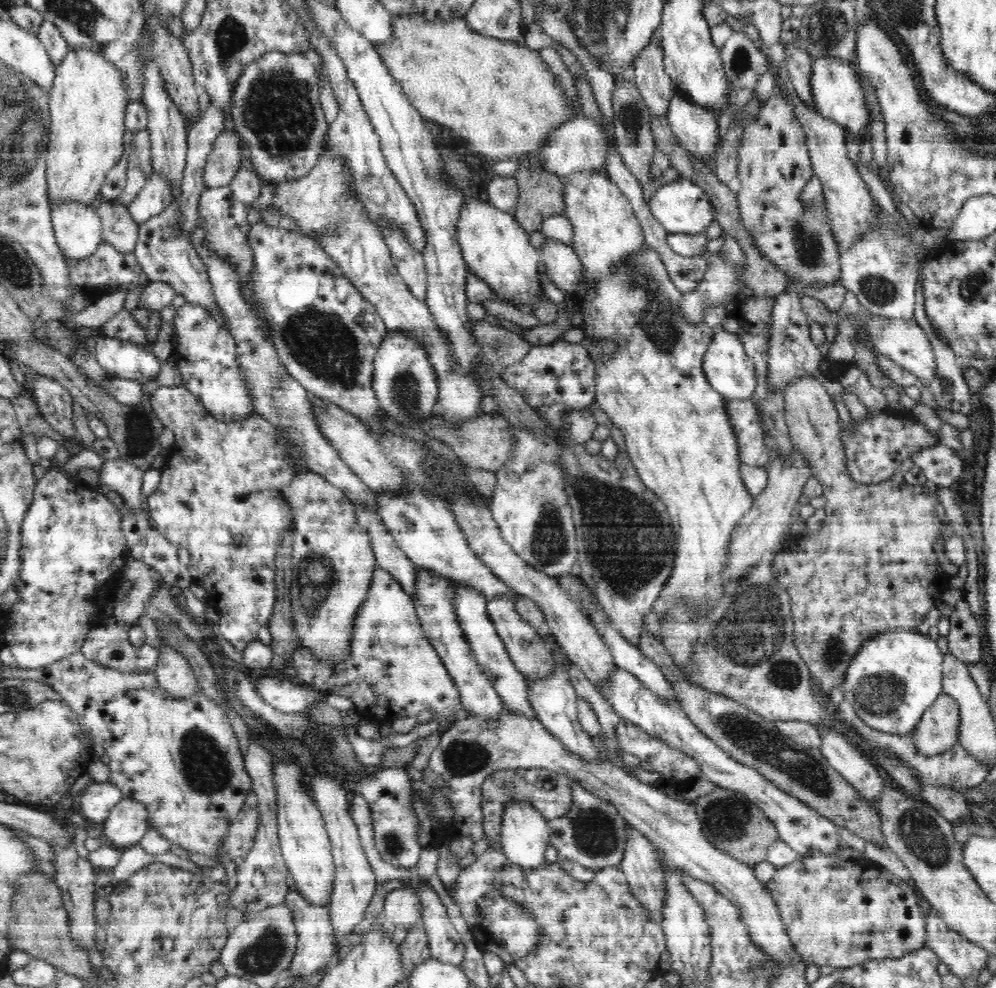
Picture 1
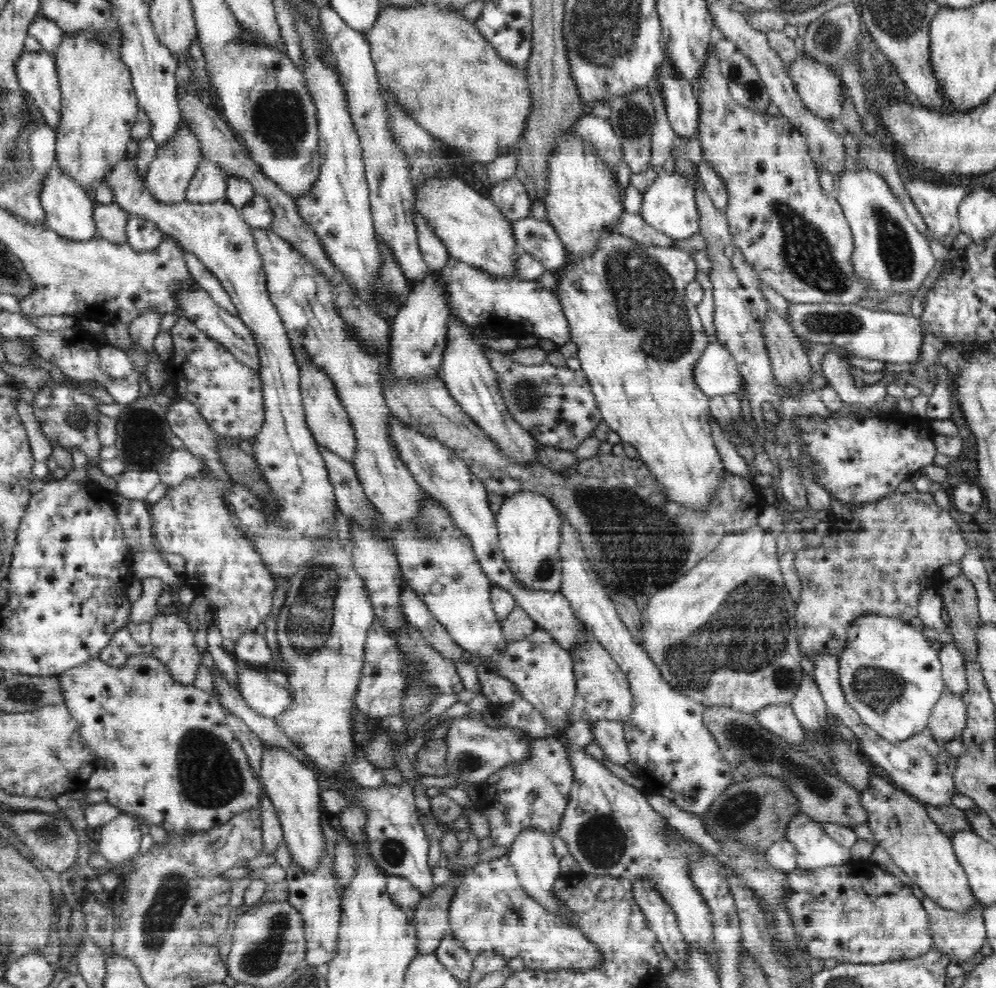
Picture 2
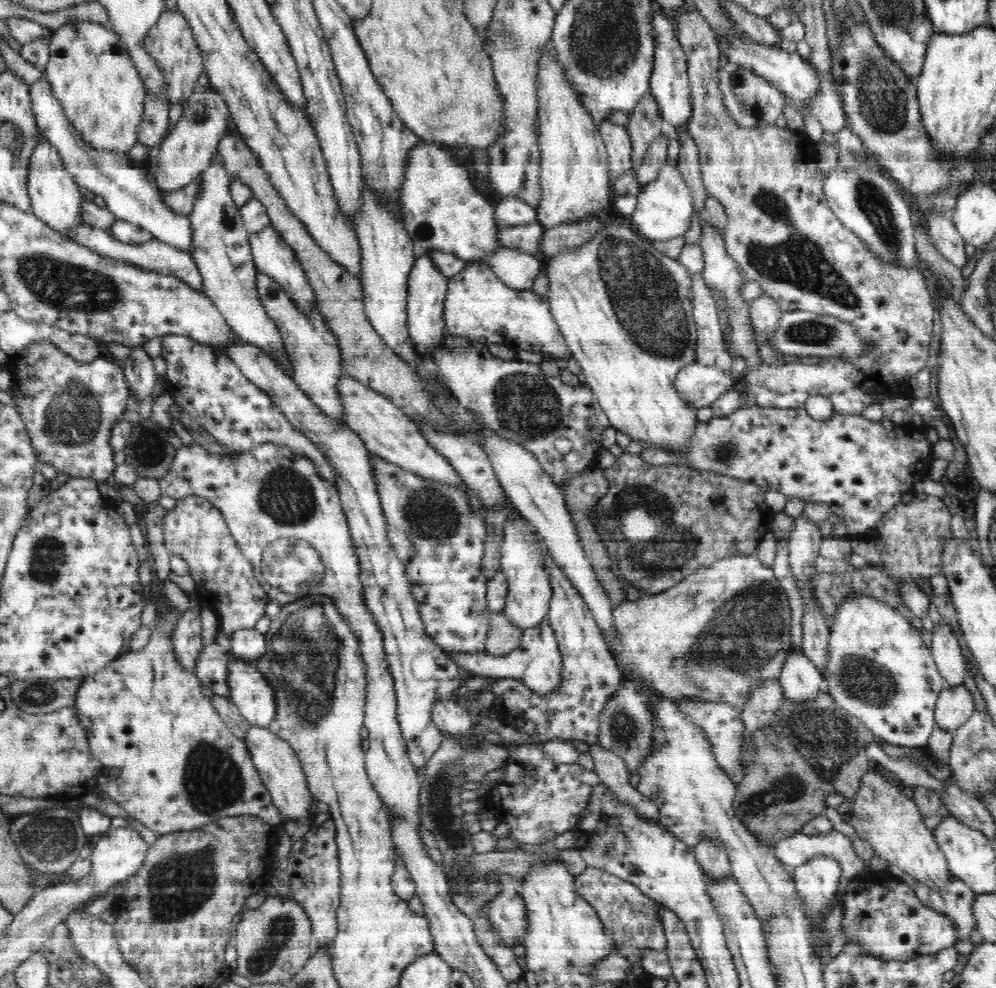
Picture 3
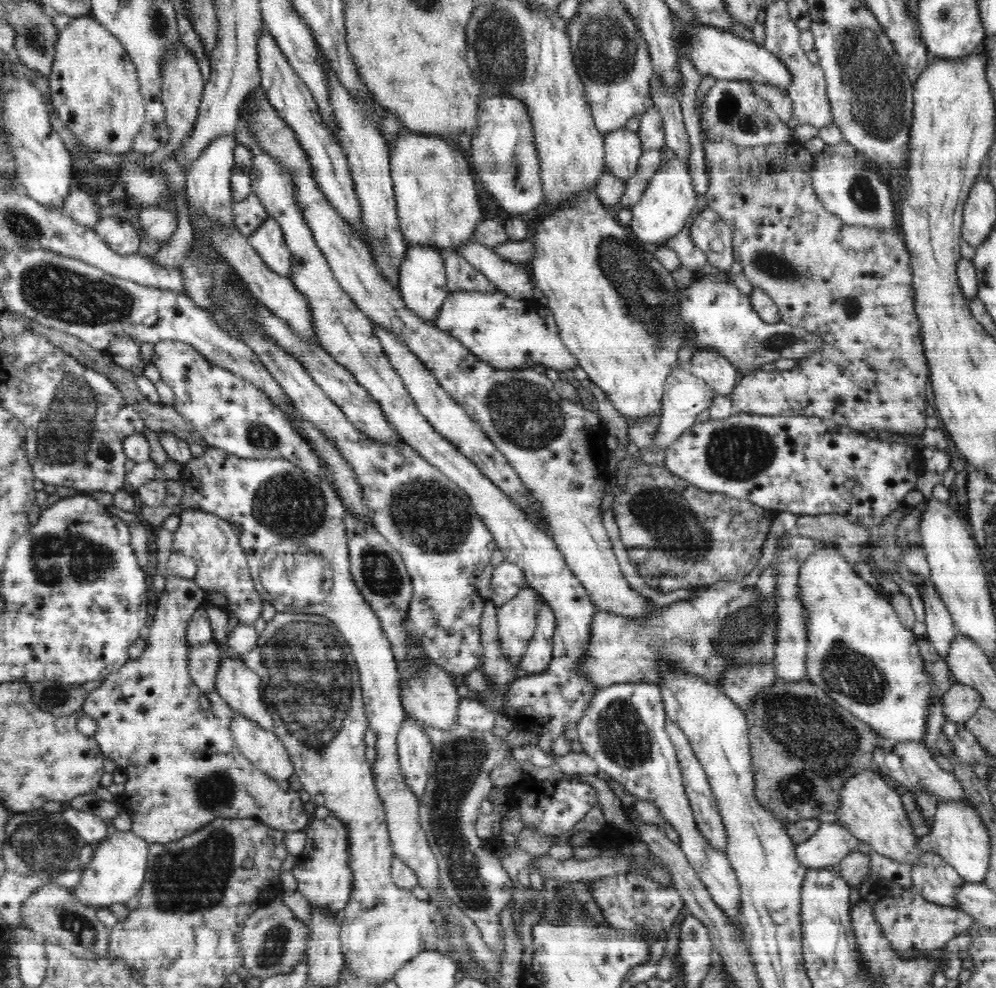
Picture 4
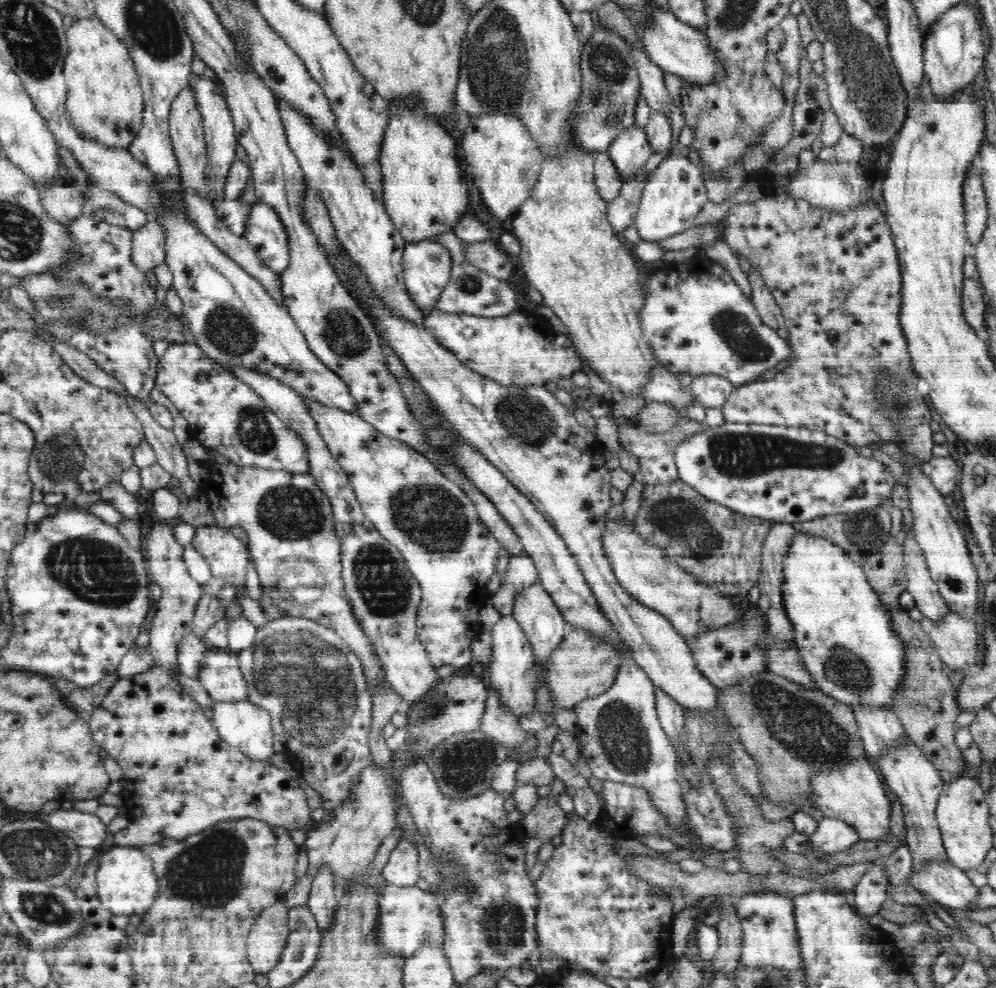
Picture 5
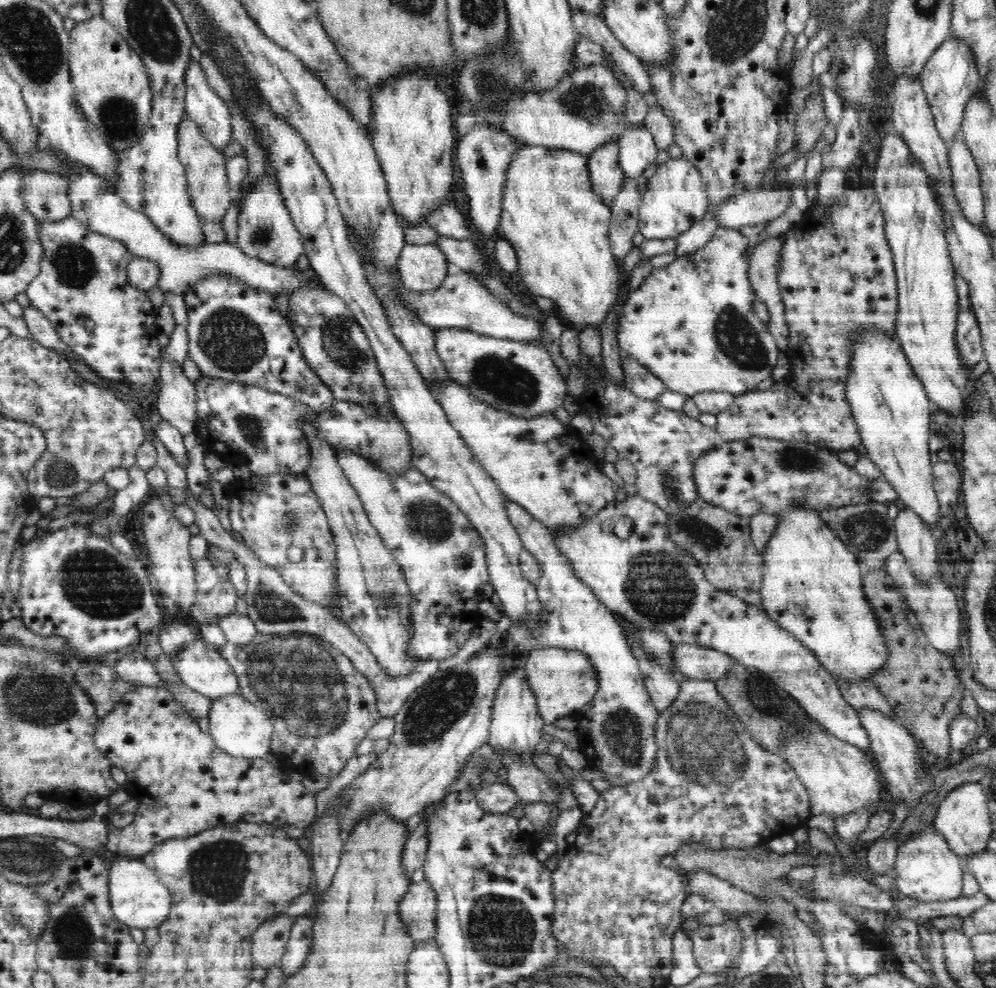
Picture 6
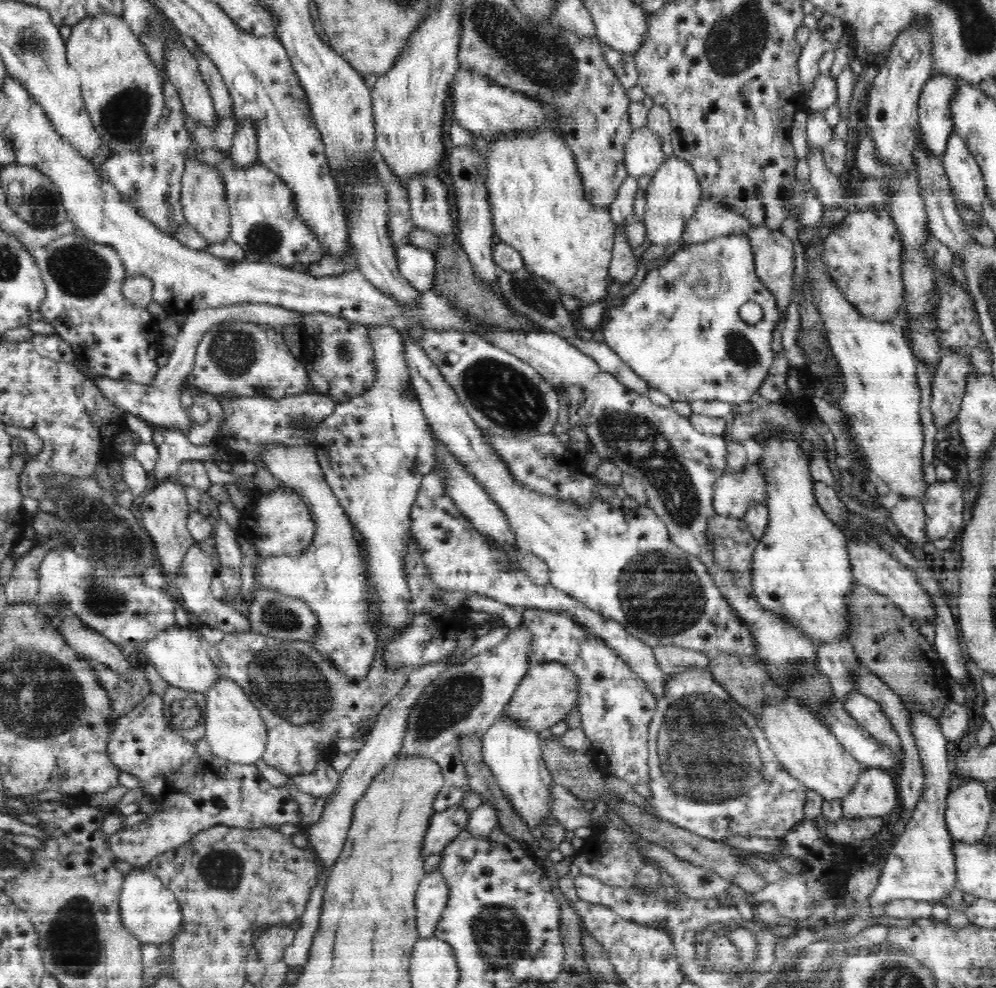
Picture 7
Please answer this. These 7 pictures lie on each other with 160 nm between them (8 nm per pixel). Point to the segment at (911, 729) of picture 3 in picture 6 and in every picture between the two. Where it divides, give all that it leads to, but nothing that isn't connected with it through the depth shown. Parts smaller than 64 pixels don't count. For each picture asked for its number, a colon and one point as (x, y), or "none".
4: (859, 653)
5: (847, 638)
6: (812, 586)

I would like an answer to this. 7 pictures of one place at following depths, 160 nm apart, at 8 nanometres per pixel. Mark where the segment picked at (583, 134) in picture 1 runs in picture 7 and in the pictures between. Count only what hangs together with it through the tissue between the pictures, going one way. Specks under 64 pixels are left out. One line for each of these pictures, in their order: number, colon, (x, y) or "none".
2: (598, 132)
3: (617, 142)
4: (623, 149)
5: (630, 151)
6: (637, 149)
7: (643, 155)

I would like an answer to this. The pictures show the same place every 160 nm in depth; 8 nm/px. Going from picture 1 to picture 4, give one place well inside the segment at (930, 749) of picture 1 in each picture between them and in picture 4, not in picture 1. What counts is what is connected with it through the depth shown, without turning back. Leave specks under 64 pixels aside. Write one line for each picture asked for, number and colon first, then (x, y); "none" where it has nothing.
2: (948, 719)
3: (954, 706)
4: (961, 702)

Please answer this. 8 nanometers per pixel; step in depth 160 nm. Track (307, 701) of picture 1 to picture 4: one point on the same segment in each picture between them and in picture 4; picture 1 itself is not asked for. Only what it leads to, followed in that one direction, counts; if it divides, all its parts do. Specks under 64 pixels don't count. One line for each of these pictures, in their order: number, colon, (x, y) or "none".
2: (267, 693)
3: (249, 691)
4: (238, 685)

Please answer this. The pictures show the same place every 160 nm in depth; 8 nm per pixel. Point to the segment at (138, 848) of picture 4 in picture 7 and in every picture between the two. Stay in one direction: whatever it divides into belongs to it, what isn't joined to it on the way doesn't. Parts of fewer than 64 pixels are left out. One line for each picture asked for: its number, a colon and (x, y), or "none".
5: (126, 884)
6: (138, 898)
7: (150, 911)

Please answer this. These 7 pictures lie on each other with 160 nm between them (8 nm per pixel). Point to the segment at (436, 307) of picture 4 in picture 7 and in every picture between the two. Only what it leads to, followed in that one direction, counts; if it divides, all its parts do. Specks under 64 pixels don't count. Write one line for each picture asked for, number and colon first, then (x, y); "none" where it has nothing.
5: (427, 264)
6: (421, 267)
7: (417, 266)

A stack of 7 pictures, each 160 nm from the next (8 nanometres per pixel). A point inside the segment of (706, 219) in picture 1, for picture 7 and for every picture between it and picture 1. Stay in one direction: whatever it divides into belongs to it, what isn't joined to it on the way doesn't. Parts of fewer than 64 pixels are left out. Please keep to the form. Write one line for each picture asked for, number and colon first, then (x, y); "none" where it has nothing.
2: (668, 205)
3: (664, 209)
4: (666, 204)
5: (674, 193)
6: (675, 198)
7: (674, 192)

